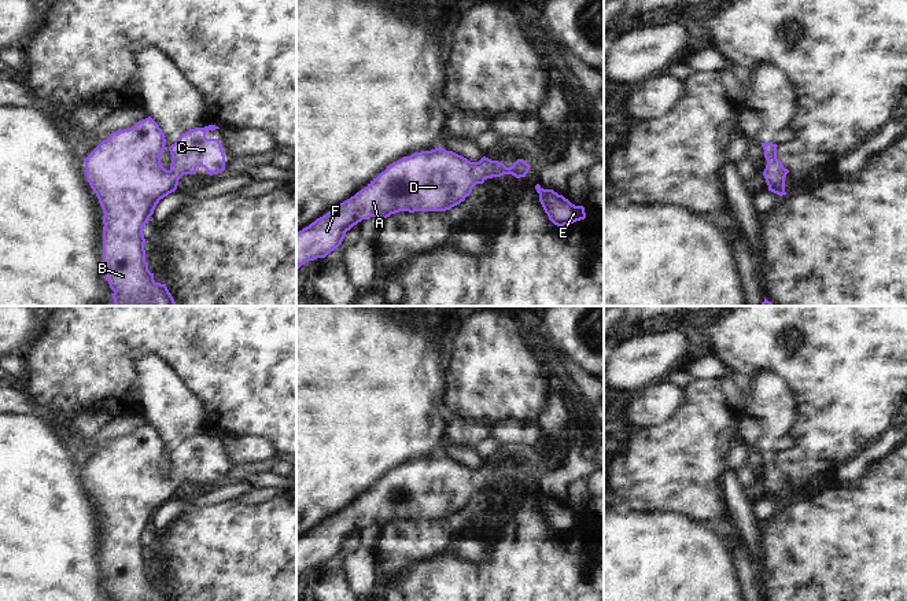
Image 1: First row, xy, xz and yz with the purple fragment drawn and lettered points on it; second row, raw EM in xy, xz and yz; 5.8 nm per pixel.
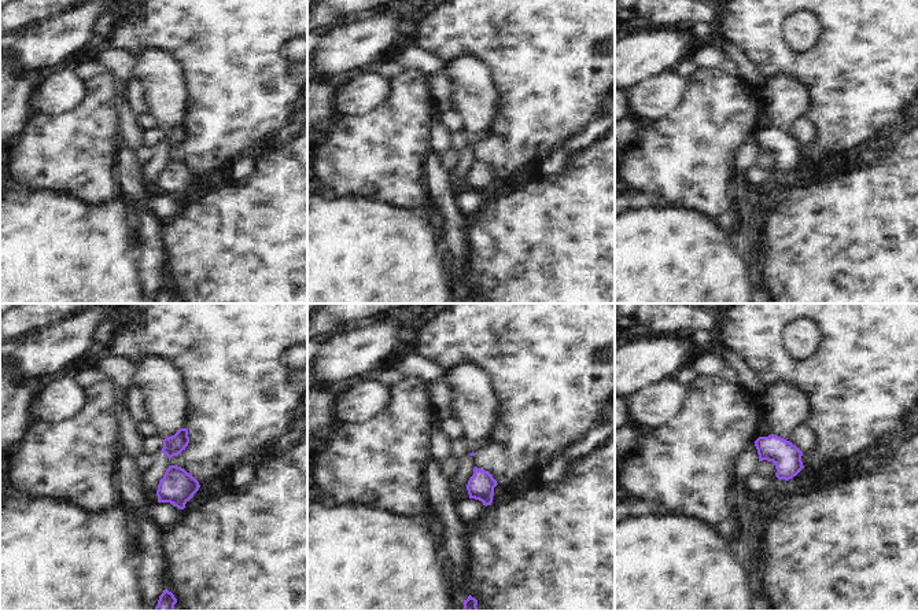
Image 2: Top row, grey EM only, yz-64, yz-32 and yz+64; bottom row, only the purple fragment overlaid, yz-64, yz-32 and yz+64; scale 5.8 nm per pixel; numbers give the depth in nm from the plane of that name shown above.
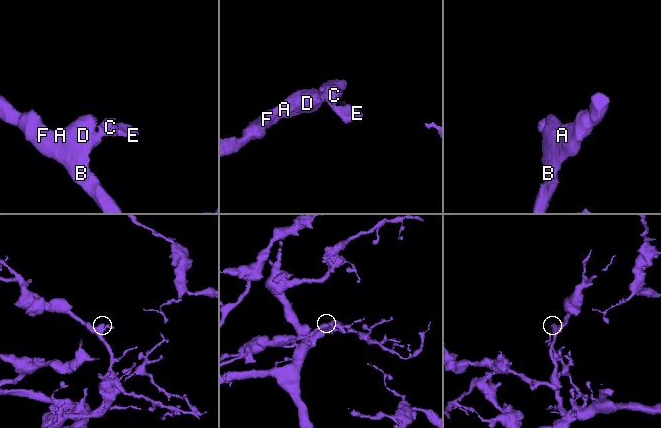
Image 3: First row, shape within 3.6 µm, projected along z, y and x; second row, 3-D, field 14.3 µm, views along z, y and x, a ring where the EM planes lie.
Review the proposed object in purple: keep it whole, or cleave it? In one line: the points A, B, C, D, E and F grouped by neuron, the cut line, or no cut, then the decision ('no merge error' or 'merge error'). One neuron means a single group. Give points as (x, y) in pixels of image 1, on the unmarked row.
groups A B C D E F; cut none; no merge error

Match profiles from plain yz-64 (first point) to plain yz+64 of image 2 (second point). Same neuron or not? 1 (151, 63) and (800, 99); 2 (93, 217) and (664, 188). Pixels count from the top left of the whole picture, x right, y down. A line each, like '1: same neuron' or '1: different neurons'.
1: same neuron
2: different neurons

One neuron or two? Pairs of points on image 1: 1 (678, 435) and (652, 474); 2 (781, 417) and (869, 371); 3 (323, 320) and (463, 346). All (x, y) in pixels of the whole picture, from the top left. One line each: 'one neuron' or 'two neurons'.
1: one neuron
2: two neurons
3: two neurons

